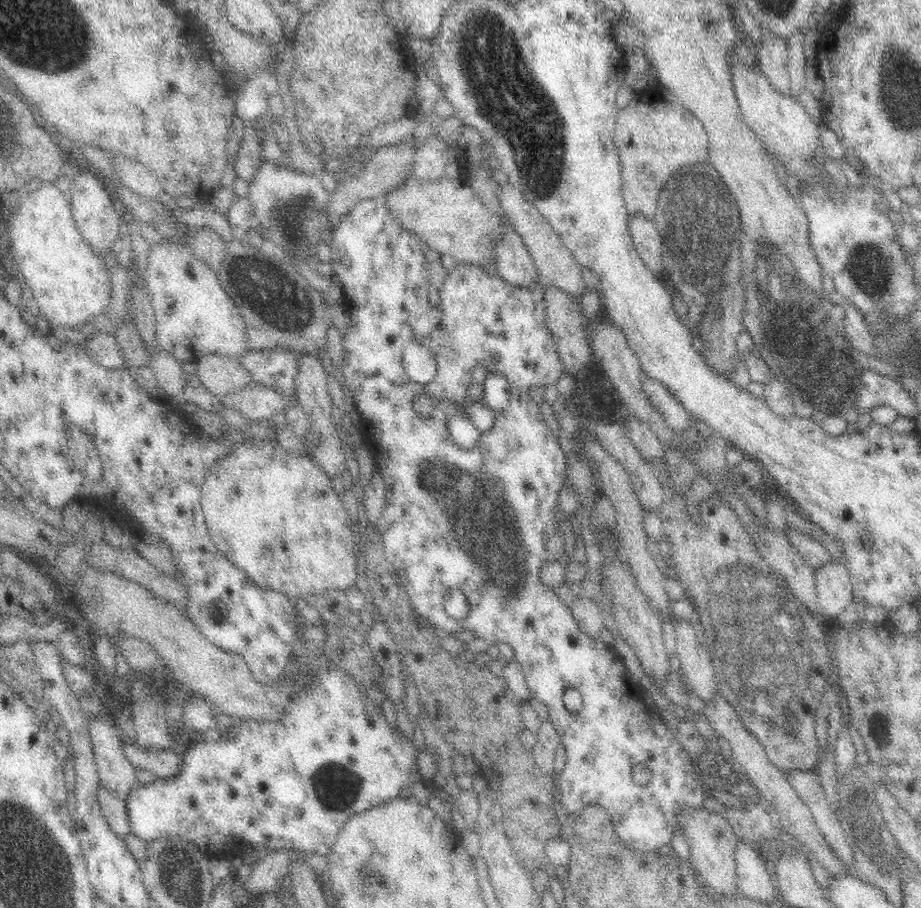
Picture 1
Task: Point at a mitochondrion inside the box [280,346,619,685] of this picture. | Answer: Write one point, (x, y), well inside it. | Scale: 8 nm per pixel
(474, 511)

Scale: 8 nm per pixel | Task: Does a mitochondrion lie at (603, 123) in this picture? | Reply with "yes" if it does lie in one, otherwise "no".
no

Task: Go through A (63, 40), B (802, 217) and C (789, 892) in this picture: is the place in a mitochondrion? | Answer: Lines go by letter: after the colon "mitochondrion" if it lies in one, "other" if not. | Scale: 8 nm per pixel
A: mitochondrion
B: other
C: other

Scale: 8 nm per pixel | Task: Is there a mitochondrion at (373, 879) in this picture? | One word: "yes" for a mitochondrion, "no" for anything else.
yes

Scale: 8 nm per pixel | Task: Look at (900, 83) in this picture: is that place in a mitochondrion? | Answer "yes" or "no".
yes

